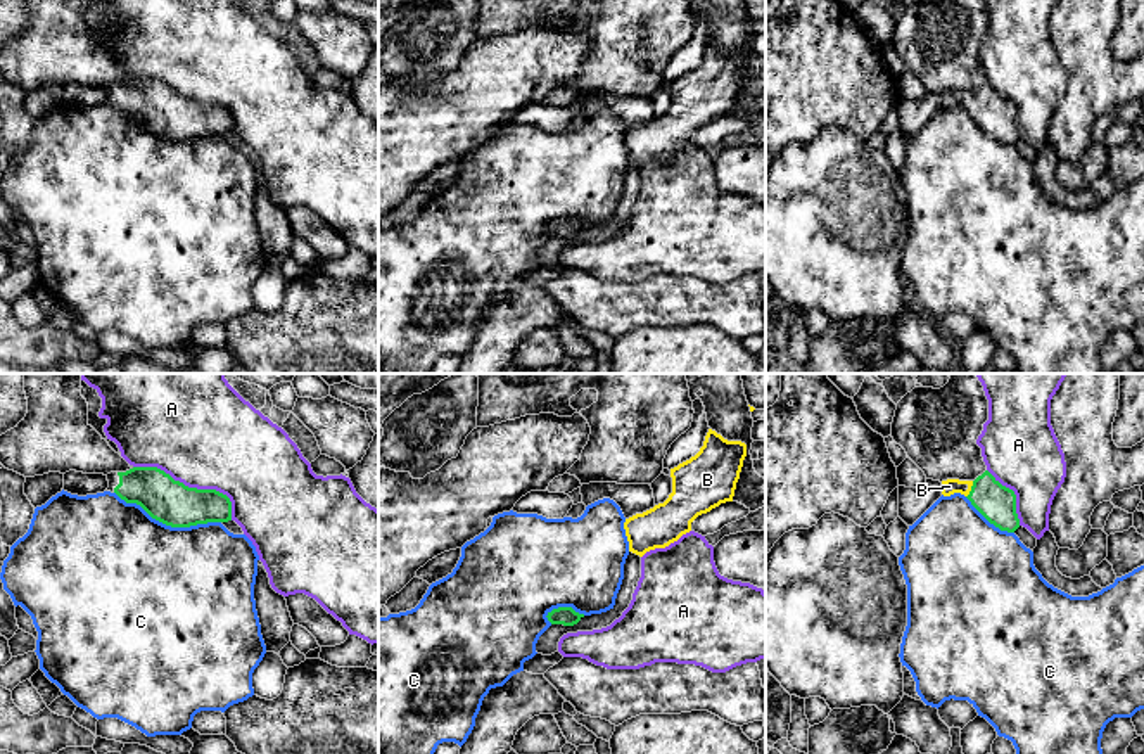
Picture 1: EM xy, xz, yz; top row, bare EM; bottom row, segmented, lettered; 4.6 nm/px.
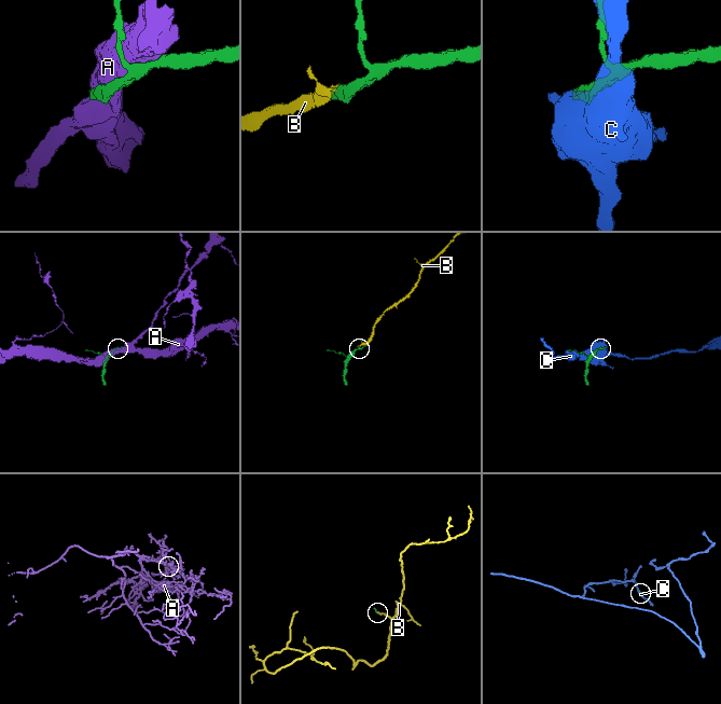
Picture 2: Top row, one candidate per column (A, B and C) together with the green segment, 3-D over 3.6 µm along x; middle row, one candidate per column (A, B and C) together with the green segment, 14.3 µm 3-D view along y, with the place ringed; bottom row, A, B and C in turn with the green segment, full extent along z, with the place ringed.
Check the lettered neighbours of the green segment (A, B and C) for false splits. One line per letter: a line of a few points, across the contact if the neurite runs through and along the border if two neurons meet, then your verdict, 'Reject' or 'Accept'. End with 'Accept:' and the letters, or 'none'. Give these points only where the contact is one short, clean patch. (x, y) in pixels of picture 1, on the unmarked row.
A: Reject
B: Accept
C: Reject
Accept: B

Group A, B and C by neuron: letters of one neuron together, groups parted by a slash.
A / B / C

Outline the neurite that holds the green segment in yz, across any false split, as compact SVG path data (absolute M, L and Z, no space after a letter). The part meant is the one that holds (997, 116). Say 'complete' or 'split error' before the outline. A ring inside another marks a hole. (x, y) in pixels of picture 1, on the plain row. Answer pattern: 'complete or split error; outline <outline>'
split error; outline M988 83L975 93L942 93L942 107L964 107L971 118L1001 144L1014 145L1020 140L1016 107L1002 99Z

